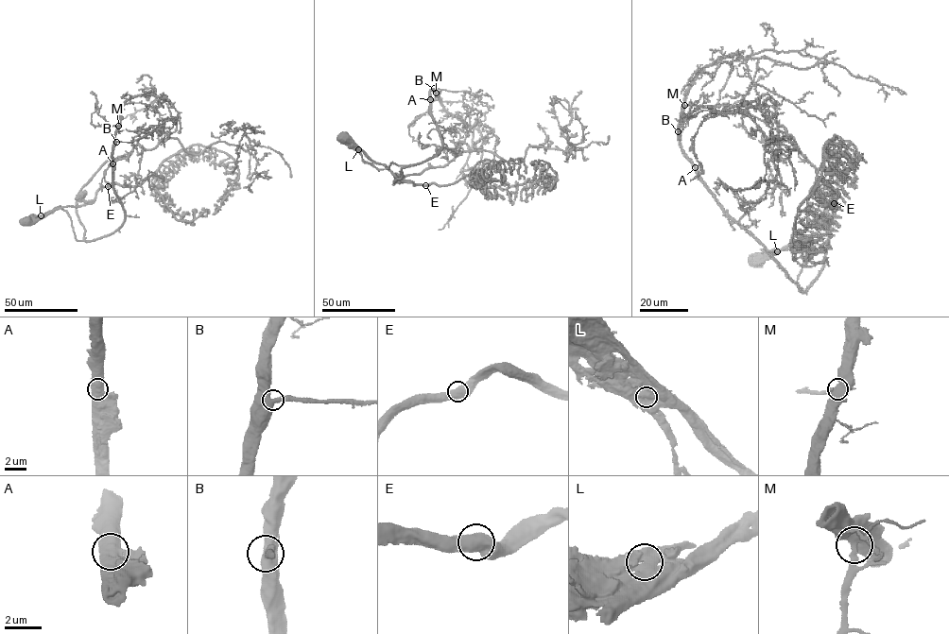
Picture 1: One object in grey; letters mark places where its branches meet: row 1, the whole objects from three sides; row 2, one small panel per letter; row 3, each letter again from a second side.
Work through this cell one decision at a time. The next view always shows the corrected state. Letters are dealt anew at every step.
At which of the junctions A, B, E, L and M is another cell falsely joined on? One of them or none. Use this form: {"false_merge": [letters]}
{"false_merge": ["L"]}

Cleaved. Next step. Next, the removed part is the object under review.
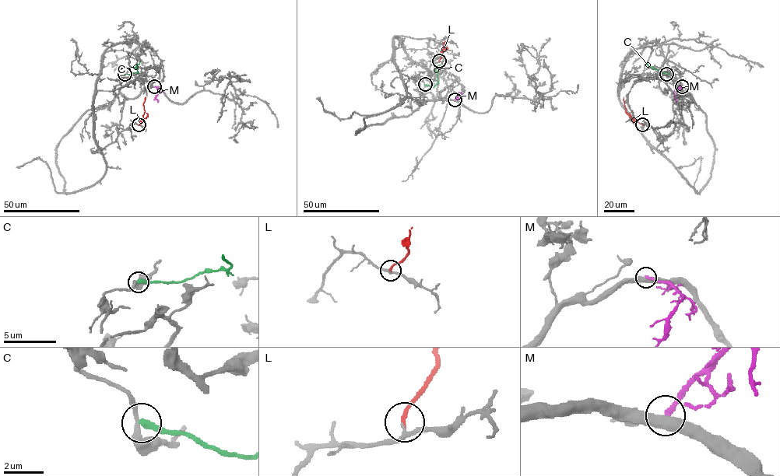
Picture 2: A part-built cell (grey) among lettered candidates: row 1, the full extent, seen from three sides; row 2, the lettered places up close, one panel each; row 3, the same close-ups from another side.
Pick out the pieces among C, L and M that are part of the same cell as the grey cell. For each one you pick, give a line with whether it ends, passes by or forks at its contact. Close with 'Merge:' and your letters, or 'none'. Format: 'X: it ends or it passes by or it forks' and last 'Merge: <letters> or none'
L: it ends
Merge: L

